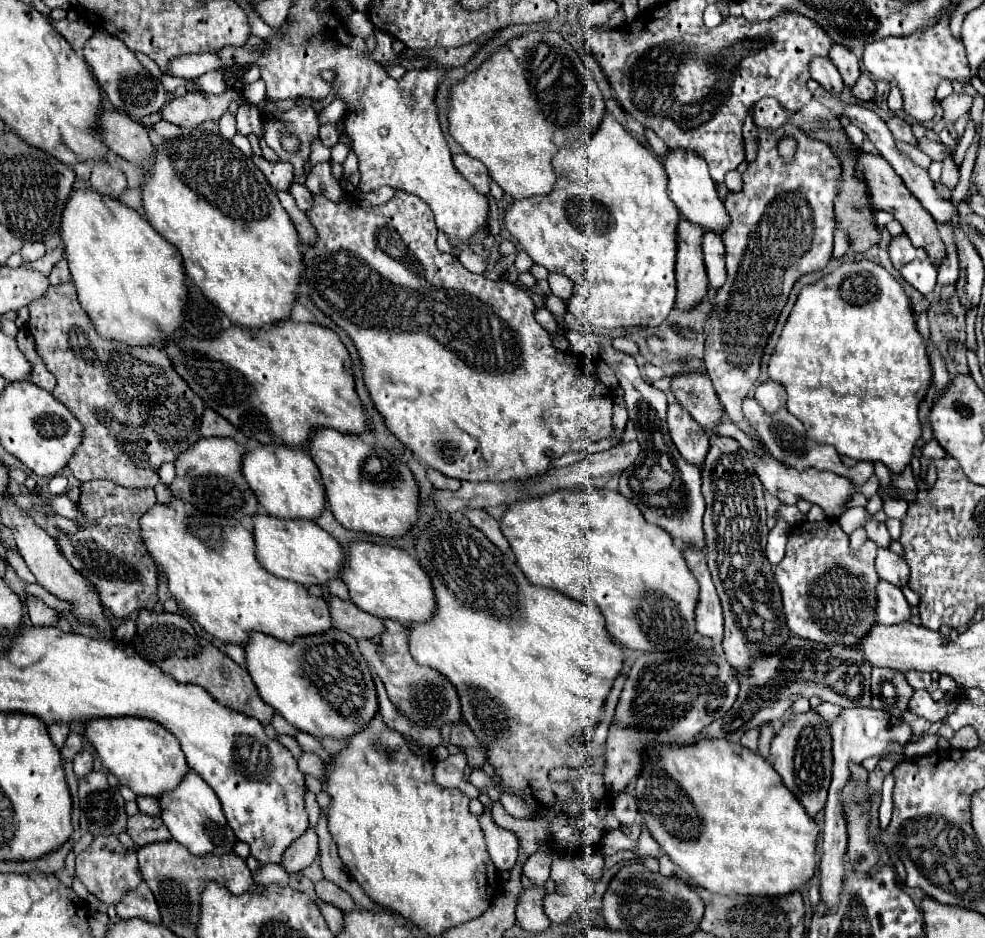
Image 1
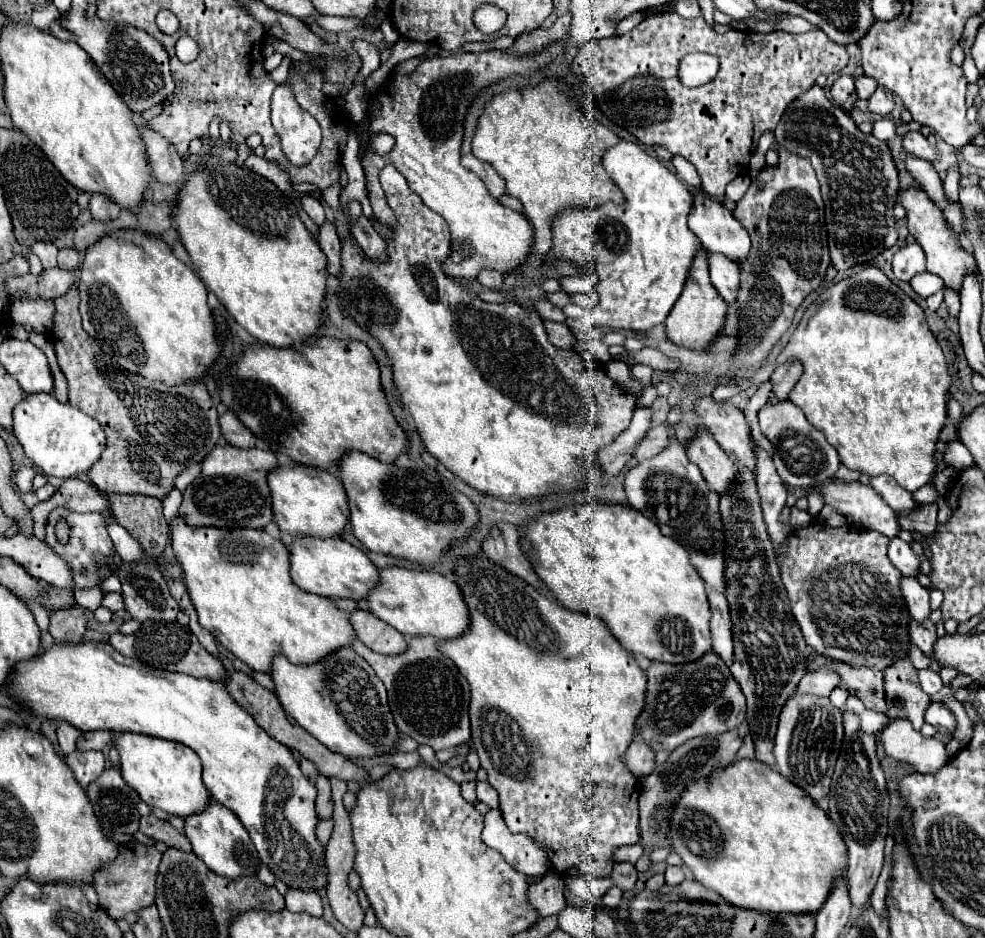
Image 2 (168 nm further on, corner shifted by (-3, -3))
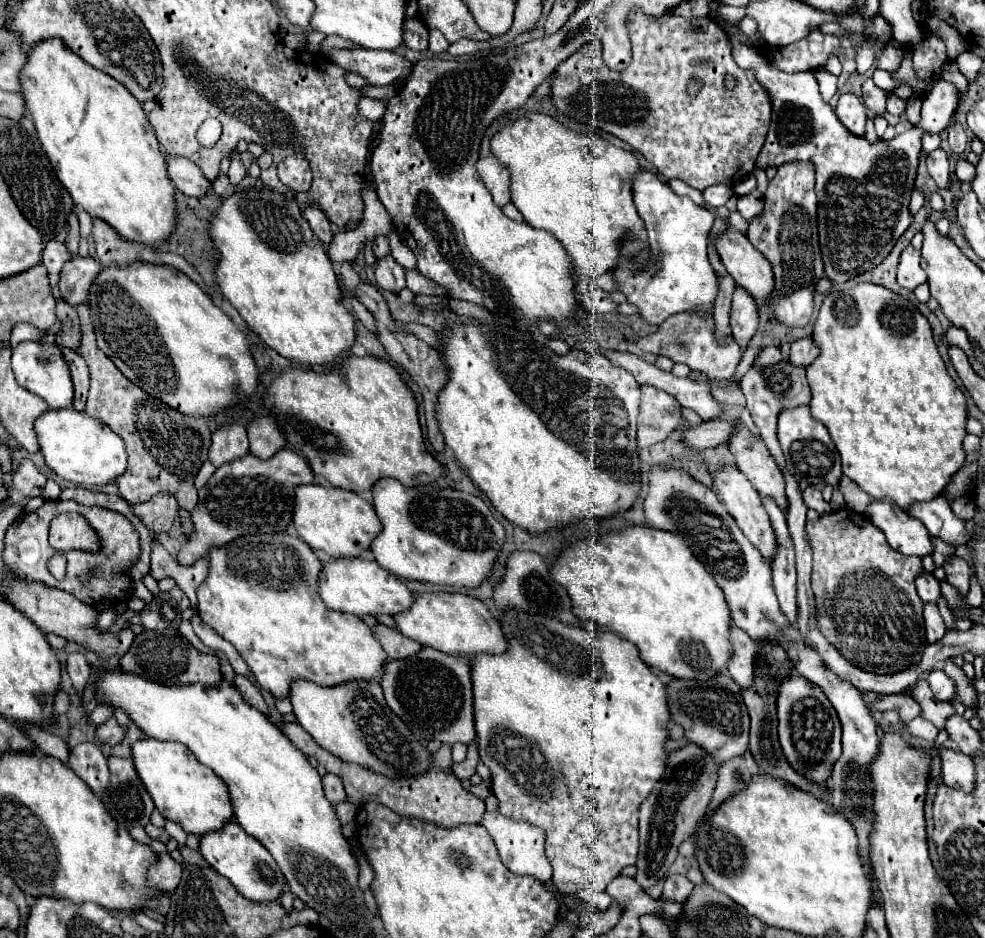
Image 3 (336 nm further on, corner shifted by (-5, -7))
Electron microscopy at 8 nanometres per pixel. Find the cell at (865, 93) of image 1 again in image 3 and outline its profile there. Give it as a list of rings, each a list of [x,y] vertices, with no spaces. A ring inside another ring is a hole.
[[[890,93],[888,101],[886,101],[886,113],[890,113],[890,115],[902,115],[904,105],[906,105],[906,101],[902,101],[900,97],[896,97],[894,93]]]

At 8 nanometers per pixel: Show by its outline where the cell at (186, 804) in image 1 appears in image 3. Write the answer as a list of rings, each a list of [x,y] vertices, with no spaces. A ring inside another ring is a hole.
[[[236,821],[224,823],[218,831],[208,831],[200,837],[200,853],[208,861],[208,865],[218,871],[222,877],[226,877],[238,893],[252,901],[274,901],[280,897],[286,881],[280,873],[278,865],[270,857],[270,853],[264,849],[260,841],[256,841],[252,835],[248,835]]]

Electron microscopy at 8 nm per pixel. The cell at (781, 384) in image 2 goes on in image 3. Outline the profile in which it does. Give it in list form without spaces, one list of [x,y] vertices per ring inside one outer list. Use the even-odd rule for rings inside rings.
[[[812,337],[798,339],[798,341],[794,341],[790,345],[790,361],[792,361],[792,365],[808,367],[816,357],[818,357],[818,349],[816,349]]]

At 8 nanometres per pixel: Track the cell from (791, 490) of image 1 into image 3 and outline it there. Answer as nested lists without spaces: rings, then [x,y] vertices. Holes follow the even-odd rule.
[[[872,501],[866,507],[864,517],[886,535],[888,545],[894,551],[916,557],[932,553],[926,527],[918,519],[912,519],[908,513],[900,513],[900,509],[894,511],[892,501]]]

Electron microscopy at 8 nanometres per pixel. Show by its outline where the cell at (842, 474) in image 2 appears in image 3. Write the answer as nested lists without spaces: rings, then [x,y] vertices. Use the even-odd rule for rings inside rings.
[[[842,477],[840,483],[838,483],[838,489],[842,491],[844,495],[844,501],[846,501],[846,507],[856,511],[856,513],[862,513],[866,509],[866,505],[870,503],[870,495],[864,493],[852,479],[848,477]]]

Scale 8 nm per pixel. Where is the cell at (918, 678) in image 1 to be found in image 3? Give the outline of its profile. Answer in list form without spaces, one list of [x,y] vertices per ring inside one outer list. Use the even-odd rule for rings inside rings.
[[[930,671],[926,681],[928,681],[932,693],[936,693],[936,699],[940,699],[940,701],[954,699],[954,683],[942,671]]]

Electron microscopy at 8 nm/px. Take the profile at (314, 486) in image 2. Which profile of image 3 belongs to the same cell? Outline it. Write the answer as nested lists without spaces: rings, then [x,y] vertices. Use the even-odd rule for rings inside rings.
[[[318,483],[298,485],[294,489],[292,525],[298,537],[310,545],[312,551],[324,553],[324,557],[358,557],[370,547],[372,537],[380,533],[380,521],[374,507],[360,495],[340,487],[324,487]]]

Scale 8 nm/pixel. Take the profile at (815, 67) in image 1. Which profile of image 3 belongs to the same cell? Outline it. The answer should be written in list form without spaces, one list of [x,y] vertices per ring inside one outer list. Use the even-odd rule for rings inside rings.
[[[842,93],[840,95],[840,101],[836,105],[836,115],[850,133],[864,137],[866,107],[860,103],[860,99],[854,93]]]

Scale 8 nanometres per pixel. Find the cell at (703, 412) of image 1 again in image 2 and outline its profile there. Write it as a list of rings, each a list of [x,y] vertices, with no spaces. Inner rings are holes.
[[[702,397],[696,405],[696,413],[704,419],[708,431],[714,435],[718,445],[744,465],[752,473],[756,471],[754,445],[750,441],[750,427],[744,421],[744,413],[730,401],[714,401],[712,397]]]

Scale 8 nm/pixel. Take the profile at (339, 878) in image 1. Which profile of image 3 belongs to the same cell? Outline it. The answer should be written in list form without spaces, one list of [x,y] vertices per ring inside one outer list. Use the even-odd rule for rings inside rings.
[[[326,773],[326,775],[322,777],[322,783],[324,783],[324,793],[326,793],[326,797],[328,797],[328,801],[330,801],[332,805],[338,805],[338,803],[342,803],[342,801],[346,799],[344,785],[342,785],[342,781],[340,781],[338,775]]]

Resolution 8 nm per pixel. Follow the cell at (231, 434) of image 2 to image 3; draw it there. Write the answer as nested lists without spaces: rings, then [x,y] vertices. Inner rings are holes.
[[[256,417],[246,427],[248,441],[250,441],[250,453],[262,459],[270,459],[278,449],[286,445],[278,425],[268,417]]]

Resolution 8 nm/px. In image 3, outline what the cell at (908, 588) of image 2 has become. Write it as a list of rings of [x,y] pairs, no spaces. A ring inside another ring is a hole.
[[[924,603],[924,627],[926,627],[926,639],[928,643],[940,641],[946,633],[946,625],[938,613],[938,605]]]

